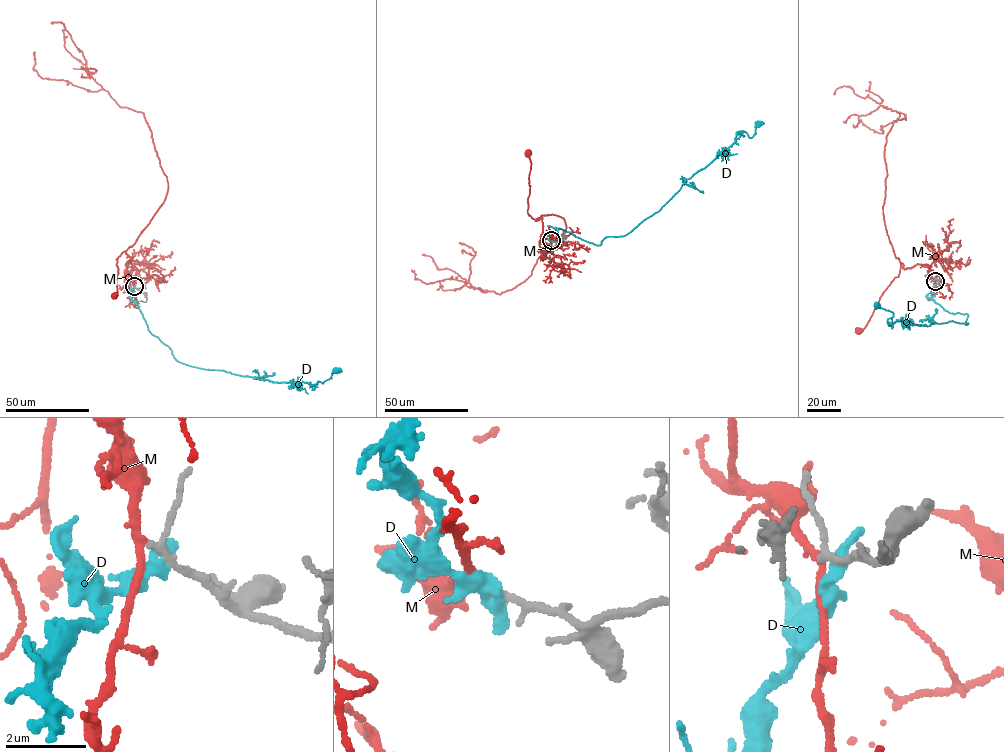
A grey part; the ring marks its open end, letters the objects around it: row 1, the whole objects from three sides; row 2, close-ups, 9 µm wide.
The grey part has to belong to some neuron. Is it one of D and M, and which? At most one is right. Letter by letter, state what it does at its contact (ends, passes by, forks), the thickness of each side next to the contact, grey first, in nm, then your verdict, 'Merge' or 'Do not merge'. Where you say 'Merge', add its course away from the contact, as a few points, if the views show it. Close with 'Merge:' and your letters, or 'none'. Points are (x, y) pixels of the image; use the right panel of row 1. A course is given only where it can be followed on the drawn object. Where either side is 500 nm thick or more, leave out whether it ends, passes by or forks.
D: It ends there. Thickness 160 nm (grey) against 400 nm. Do not merge
M: It passes by. Thickness 140 nm (grey) against 170 nm. Merge. Its course: (935, 281), (928, 275), (928, 265), (904, 268), (901, 263), (868, 323), (858, 330)
Merge: M

